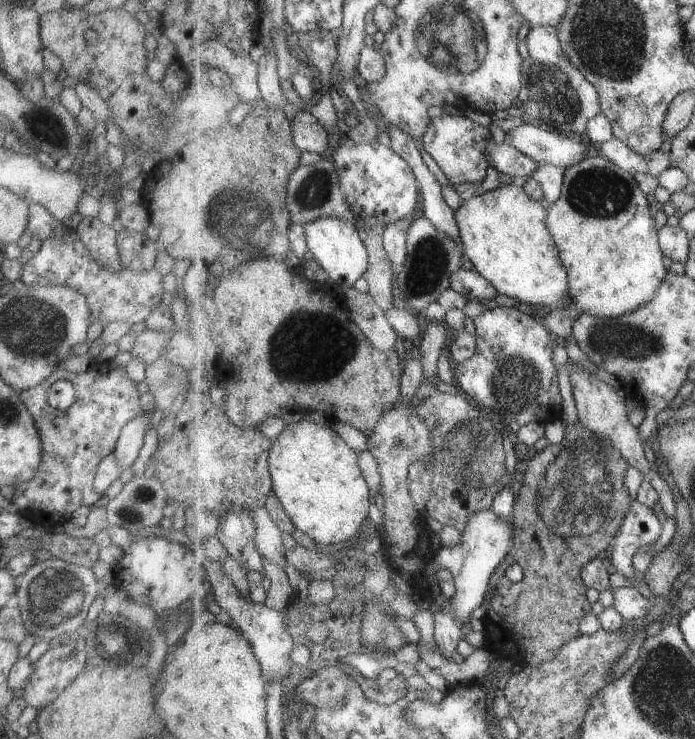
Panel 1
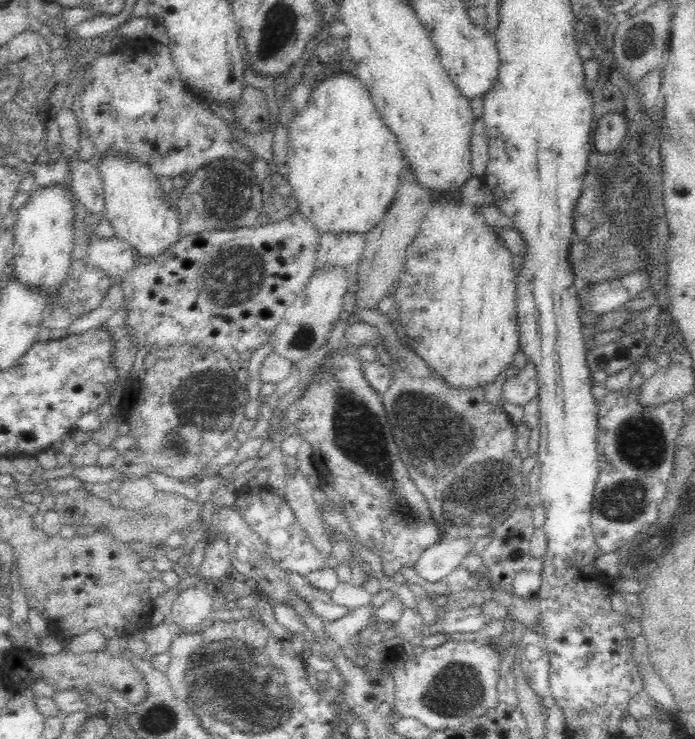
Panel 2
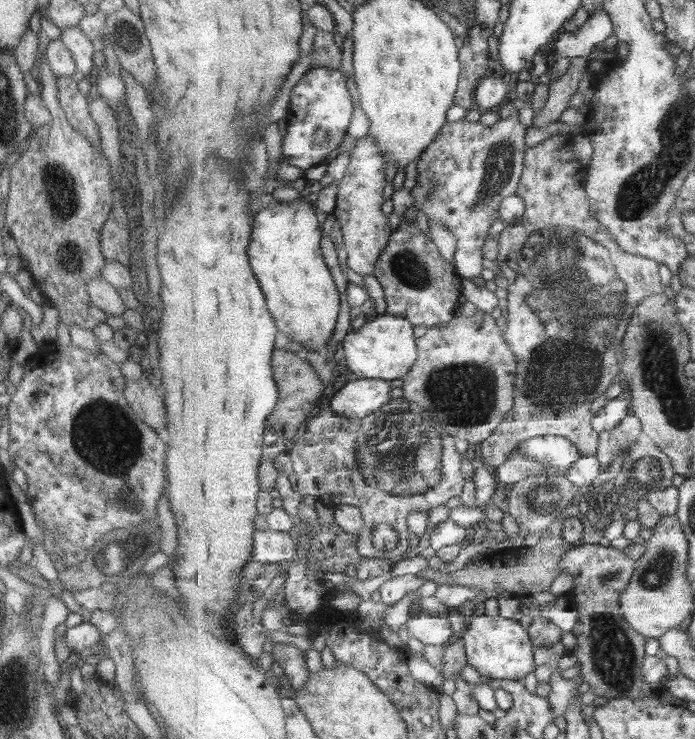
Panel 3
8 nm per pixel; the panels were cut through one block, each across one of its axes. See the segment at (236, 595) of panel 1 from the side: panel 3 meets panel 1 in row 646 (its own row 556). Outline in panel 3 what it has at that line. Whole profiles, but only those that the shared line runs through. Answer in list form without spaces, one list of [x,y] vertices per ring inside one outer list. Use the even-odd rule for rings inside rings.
[[[266,528],[258,530],[254,539],[252,560],[264,564],[279,564],[285,560],[294,560],[297,554],[297,542],[287,531]]]

